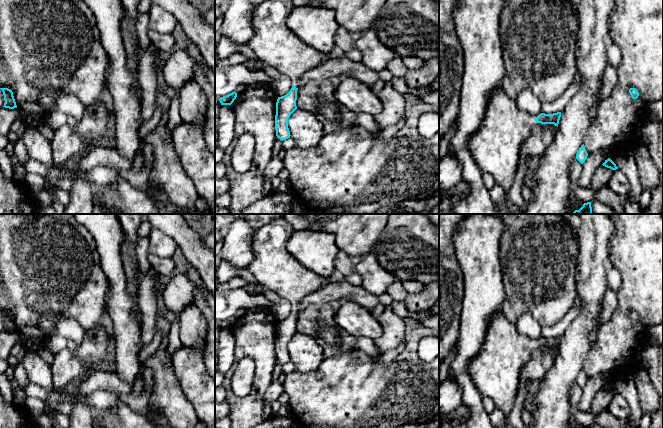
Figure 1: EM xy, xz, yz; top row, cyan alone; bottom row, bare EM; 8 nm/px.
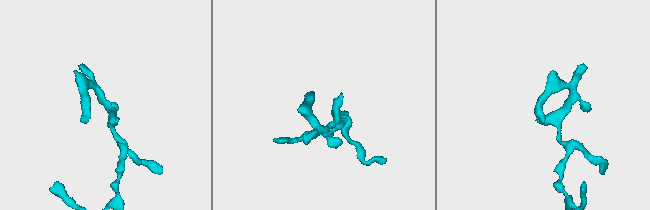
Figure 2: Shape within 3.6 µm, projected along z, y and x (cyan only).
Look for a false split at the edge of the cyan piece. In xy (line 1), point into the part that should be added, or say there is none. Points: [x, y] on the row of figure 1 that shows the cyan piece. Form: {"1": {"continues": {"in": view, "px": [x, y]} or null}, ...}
{"1": {"continues": null}}

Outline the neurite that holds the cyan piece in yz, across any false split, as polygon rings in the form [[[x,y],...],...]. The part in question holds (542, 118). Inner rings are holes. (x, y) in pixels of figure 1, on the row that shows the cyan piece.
[[[500,87],[490,95],[482,124],[469,140],[470,151],[482,172],[491,174],[507,193],[521,162],[522,144],[532,127],[537,123],[558,127],[560,117],[561,112],[557,112],[532,118]]]

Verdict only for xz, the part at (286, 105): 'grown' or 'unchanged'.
grown

